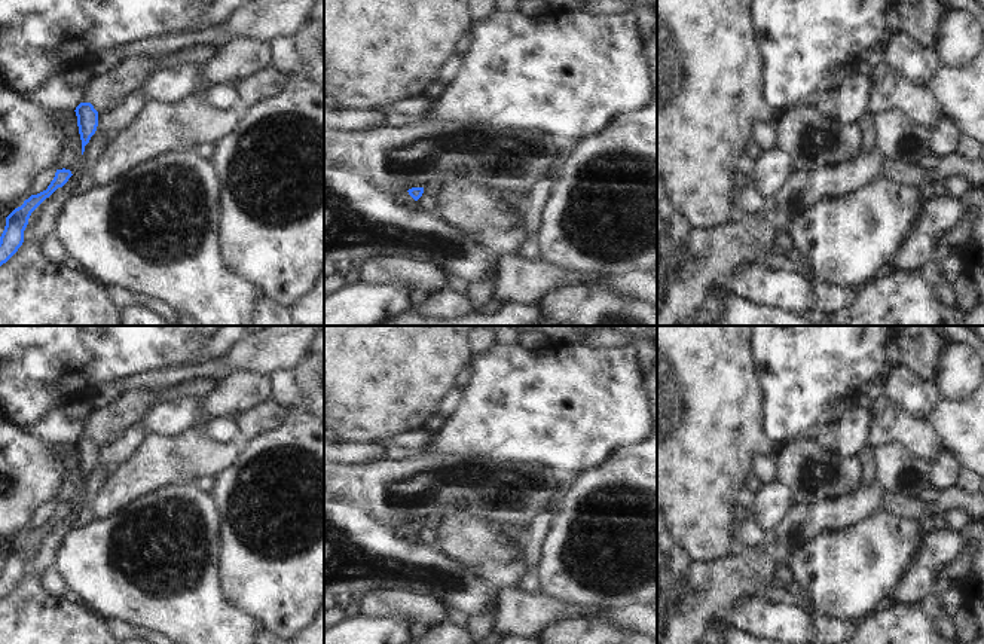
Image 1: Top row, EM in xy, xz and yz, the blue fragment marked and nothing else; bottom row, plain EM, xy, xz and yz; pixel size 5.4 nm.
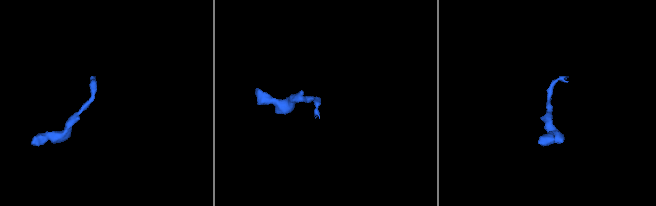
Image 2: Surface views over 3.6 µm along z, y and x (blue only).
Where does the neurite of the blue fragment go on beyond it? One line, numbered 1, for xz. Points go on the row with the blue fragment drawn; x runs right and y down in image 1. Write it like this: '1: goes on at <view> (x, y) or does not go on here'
1: does not go on here

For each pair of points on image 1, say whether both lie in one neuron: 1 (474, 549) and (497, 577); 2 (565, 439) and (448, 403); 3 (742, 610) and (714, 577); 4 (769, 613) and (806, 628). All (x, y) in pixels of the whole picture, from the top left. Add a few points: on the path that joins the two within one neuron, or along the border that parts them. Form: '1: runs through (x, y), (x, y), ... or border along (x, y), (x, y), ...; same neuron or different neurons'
1: runs through (482, 556), (495, 570); same neuron
2: border along (461, 390), (458, 405), (445, 420); different neurons
3: border along (764, 595), (739, 597), (714, 616); different neurons
4: runs through (778, 622), (788, 622), (797, 626); same neuron

